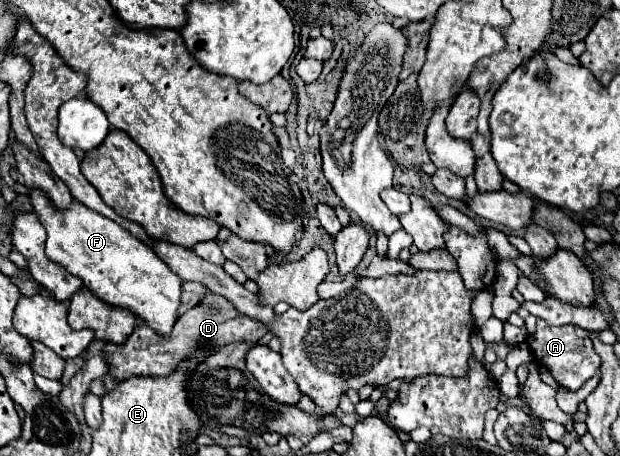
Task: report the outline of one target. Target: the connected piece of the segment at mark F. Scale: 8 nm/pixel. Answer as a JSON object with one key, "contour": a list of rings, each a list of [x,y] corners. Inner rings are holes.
{"contour":[[[31,193],[31,203],[47,231],[45,251],[51,261],[57,261],[69,269],[69,273],[81,277],[85,287],[89,287],[101,301],[111,307],[129,309],[143,325],[151,327],[161,337],[171,335],[181,305],[183,281],[155,255],[153,249],[137,241],[119,223],[87,209],[79,201],[75,201],[71,209],[61,211],[51,209],[51,201],[47,201],[43,193]]]}

